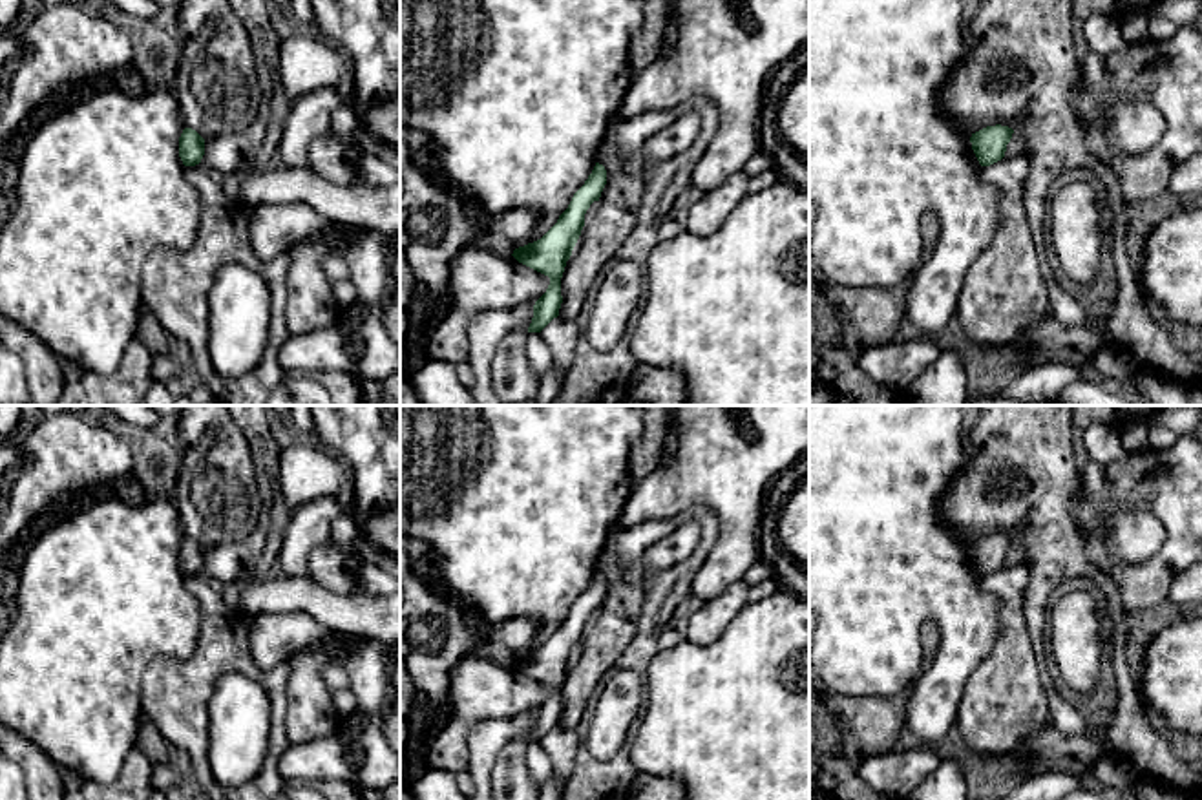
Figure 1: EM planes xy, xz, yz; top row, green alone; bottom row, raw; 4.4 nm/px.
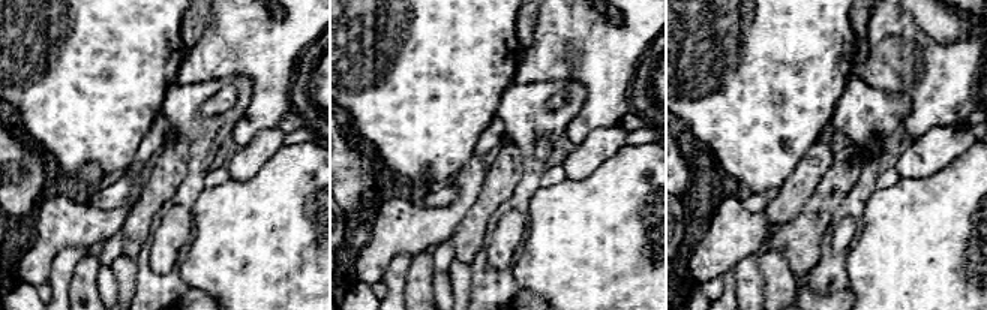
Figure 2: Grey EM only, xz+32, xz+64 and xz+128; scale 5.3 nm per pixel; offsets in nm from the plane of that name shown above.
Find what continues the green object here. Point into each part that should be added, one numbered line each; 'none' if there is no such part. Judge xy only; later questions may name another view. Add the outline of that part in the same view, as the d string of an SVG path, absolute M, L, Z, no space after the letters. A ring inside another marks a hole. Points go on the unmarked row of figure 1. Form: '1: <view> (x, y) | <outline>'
none

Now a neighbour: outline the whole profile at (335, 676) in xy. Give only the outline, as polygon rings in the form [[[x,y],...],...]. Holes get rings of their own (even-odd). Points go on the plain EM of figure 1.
[[[327,665],[322,676],[332,690],[349,687],[349,674],[343,665]]]

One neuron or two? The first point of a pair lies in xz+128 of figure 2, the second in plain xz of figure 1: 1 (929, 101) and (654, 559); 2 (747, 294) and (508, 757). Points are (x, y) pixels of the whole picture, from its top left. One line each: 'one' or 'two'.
1: two
2: one

